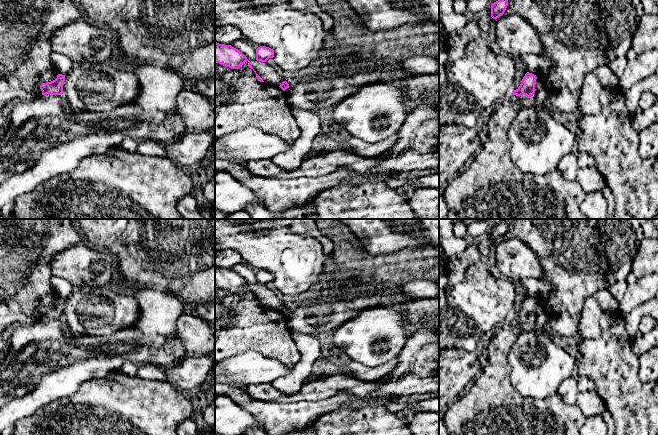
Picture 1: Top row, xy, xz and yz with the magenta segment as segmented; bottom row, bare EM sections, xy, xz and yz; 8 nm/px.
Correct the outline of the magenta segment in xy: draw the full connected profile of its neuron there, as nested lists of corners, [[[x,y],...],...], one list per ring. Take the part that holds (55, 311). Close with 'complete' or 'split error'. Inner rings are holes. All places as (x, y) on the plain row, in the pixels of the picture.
[[[58,298],[57,302],[51,306],[42,307],[40,313],[42,319],[51,318],[51,319],[61,319],[63,318],[63,309],[65,305],[65,299]]]; complete

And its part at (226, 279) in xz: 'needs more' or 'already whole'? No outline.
already whole

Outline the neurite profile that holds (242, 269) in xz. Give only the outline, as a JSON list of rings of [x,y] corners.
[[[238,264],[234,266],[231,270],[242,276],[249,285],[256,284],[256,273],[253,272],[252,269],[246,264]]]

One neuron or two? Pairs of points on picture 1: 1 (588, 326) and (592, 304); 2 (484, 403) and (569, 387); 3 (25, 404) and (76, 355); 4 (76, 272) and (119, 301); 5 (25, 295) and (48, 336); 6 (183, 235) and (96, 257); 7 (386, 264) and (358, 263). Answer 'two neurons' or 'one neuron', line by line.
1: one neuron
2: two neurons
3: one neuron
4: two neurons
5: two neurons
6: two neurons
7: one neuron

